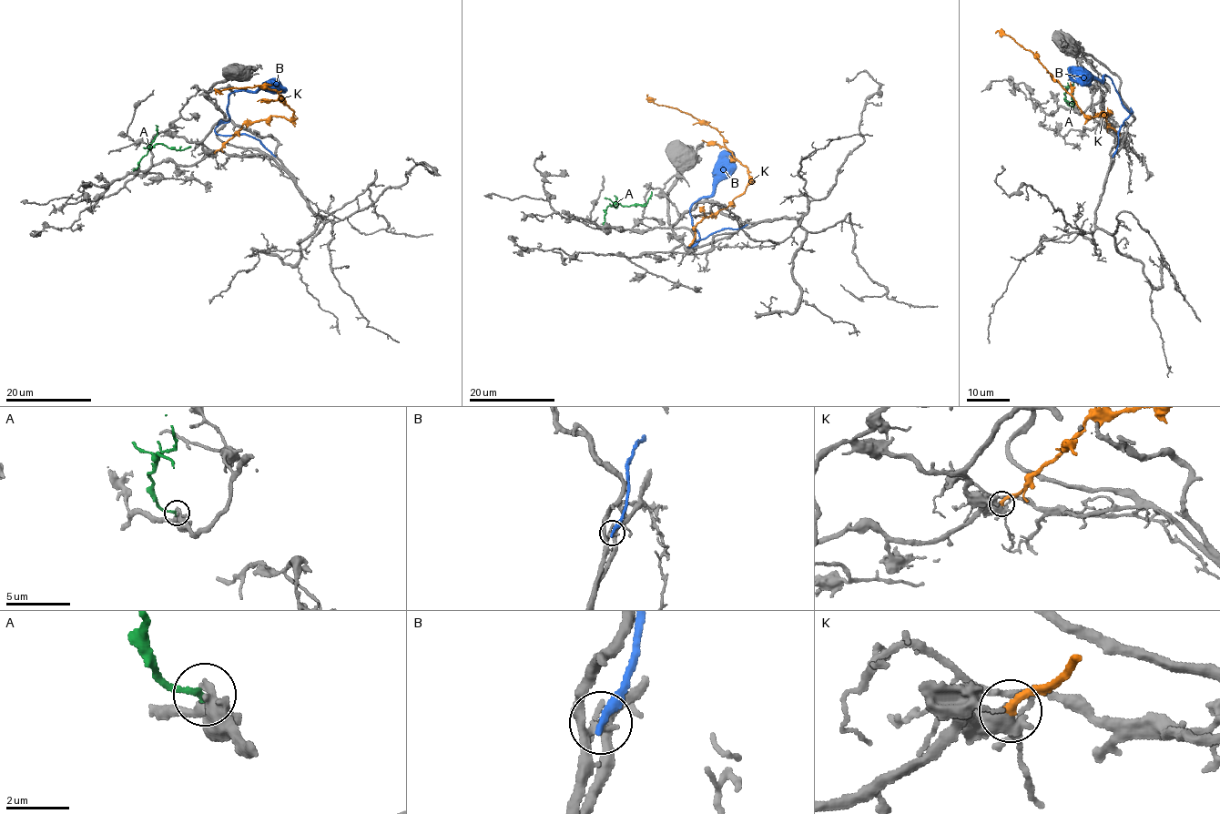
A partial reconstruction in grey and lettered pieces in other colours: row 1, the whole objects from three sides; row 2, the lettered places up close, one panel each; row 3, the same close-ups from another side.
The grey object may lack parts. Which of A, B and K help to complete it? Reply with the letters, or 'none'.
K

